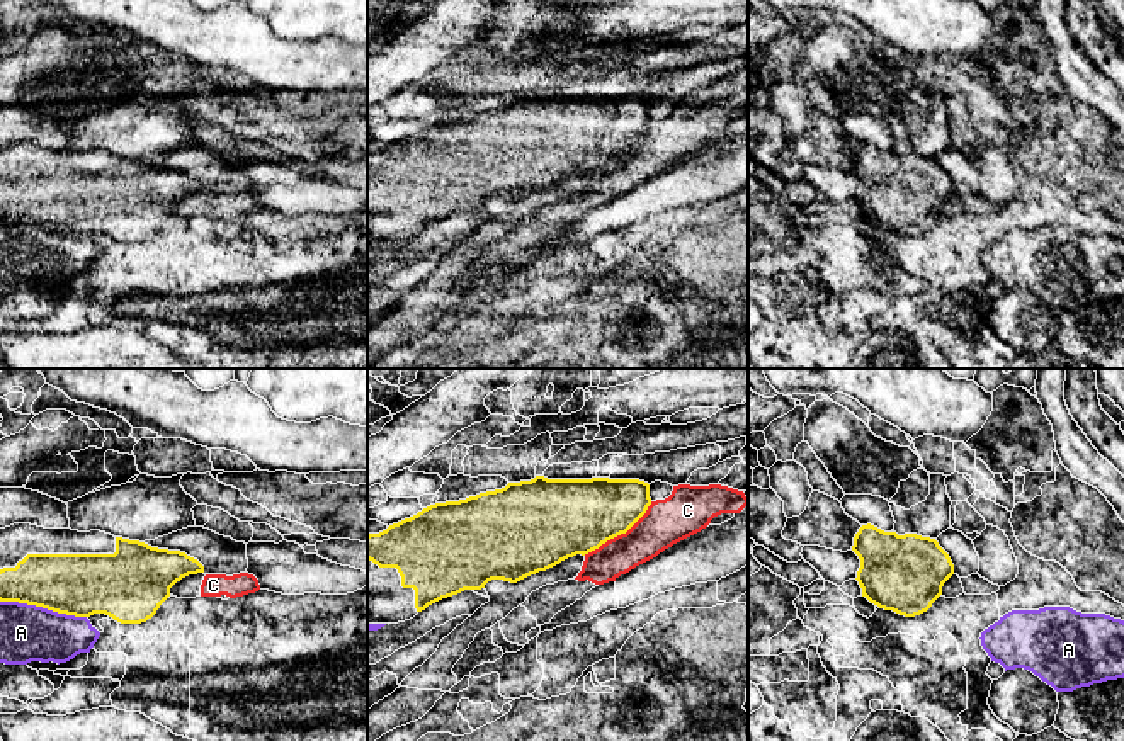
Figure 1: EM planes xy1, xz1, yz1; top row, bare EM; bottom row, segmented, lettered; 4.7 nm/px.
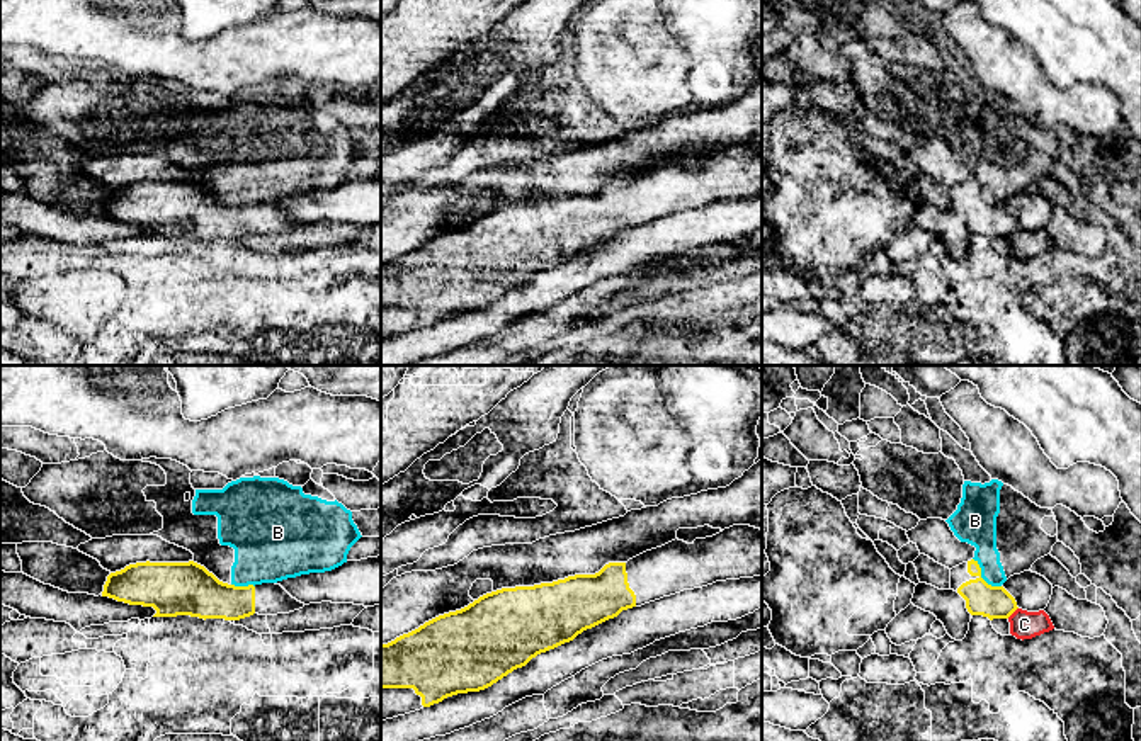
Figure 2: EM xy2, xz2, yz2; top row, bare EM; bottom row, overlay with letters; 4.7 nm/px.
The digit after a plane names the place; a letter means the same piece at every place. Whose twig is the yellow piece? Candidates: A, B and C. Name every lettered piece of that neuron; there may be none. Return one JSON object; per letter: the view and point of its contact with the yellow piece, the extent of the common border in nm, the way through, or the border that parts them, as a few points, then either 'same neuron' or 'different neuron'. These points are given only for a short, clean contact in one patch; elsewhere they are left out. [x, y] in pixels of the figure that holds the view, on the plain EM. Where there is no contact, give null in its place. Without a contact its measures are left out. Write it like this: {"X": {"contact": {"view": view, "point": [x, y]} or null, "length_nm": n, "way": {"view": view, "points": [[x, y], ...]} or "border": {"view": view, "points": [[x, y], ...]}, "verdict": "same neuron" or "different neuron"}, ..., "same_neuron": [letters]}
{"A": {"contact": {"view": "xy1", "point": [43, 226]}, "length_nm": 420, "verdict": "different neuron"}, "B": {"contact": {"view": "yz2", "point": [980, 196]}, "length_nm": 190, "border": {"view": "yz2", "points": [[973, 177], [980, 194], [988, 203], [1000, 206]]}, "verdict": "different neuron"}, "C": {"contact": {"view": "xz1", "point": [619, 153]}, "length_nm": 420, "verdict": "different neuron"}, "same_neuron": []}

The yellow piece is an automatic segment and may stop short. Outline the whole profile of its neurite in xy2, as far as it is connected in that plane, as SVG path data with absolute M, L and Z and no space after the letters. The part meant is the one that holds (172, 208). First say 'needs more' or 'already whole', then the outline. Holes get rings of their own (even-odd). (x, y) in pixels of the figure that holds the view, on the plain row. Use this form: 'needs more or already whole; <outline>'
needs more; M194 180L129 184L107 195L102 216L153 226L153 236L190 235L204 240L240 240L253 233L277 235L304 226L281 204L228 204Z

